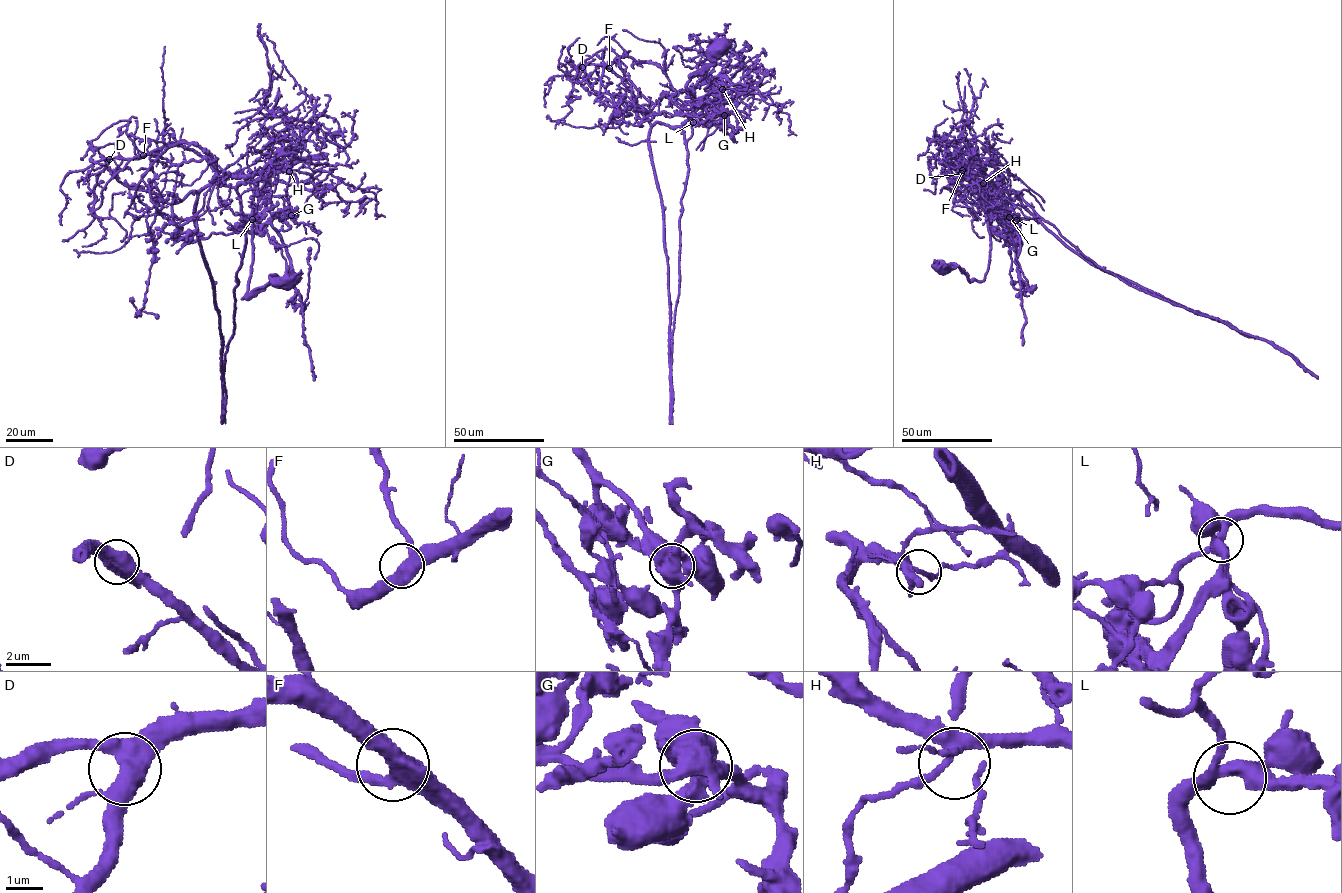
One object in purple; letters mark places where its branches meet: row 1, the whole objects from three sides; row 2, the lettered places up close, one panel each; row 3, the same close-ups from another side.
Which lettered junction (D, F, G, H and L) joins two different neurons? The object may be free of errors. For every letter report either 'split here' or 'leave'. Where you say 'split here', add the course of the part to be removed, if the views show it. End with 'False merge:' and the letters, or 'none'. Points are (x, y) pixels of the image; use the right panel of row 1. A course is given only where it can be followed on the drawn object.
D: leave
F: leave
G: split here; course (1009, 217), (1019, 242), (1016, 260), (1025, 318), (1022, 345)
H: leave
L: leave
False merge: G

